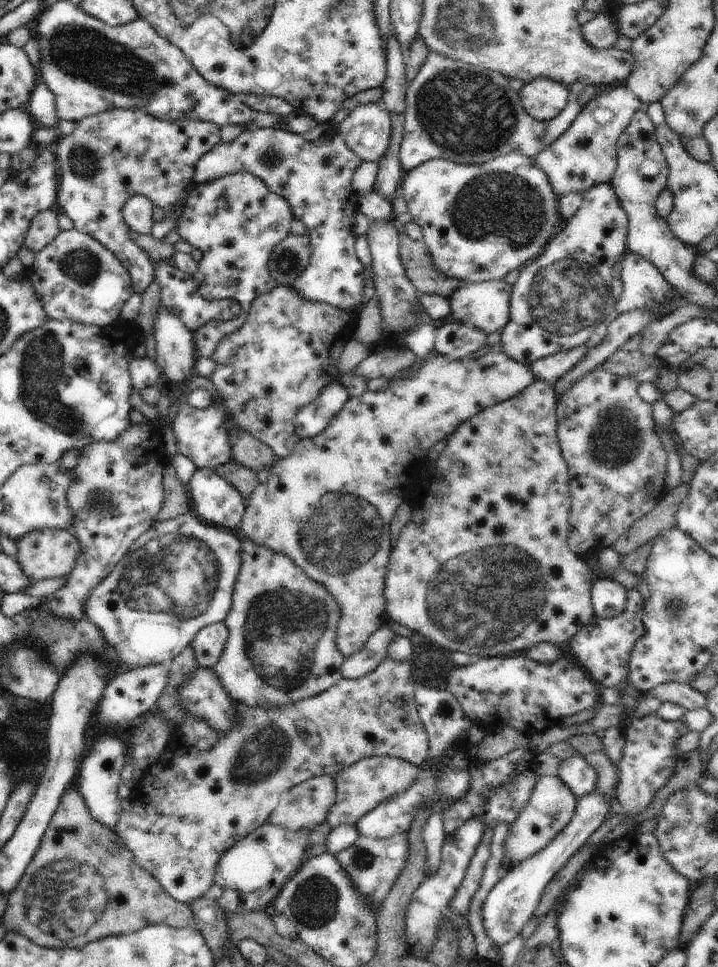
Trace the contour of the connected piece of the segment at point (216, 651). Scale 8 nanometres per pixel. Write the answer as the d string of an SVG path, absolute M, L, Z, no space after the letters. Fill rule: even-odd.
M218 622L202 628L191 642L199 666L212 668L220 658L229 637L228 626Z

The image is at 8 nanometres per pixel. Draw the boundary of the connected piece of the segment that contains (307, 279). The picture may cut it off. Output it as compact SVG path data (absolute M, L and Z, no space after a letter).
M257 126L241 132L238 138L232 143L214 146L208 154L204 154L192 176L192 184L197 187L204 182L218 180L224 175L232 173L250 173L256 178L264 181L270 192L280 194L286 198L286 202L292 208L294 219L300 220L308 228L308 238L310 238L310 248L312 256L310 262L304 270L304 274L294 282L294 288L300 296L312 302L326 302L332 304L344 312L356 312L360 310L364 302L364 270L365 266L356 258L355 236L351 229L351 218L357 211L356 197L351 187L352 178L356 168L362 164L362 158L354 154L352 149L344 142L344 138L339 134L334 136L322 136L318 140L306 141L301 135L285 131L279 128Z

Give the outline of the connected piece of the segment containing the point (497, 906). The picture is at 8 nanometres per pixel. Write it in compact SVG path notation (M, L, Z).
M586 794L584 798L579 798L574 816L568 822L568 826L544 850L536 852L532 858L514 866L493 886L481 909L484 929L495 946L502 948L510 940L514 940L516 936L520 935L520 932L524 930L526 924L534 916L546 884L563 868L567 860L585 844L588 838L600 828L602 823L606 822L608 812L610 812L610 798L606 794Z

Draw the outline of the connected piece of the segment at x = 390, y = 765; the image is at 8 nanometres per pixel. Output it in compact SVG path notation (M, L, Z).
M390 755L362 758L335 775L336 802L330 808L325 821L332 828L338 828L342 824L356 826L358 820L368 812L372 812L376 806L380 806L382 802L388 802L390 798L408 790L412 786L412 782L418 778L418 774L420 774L419 767L404 759Z

